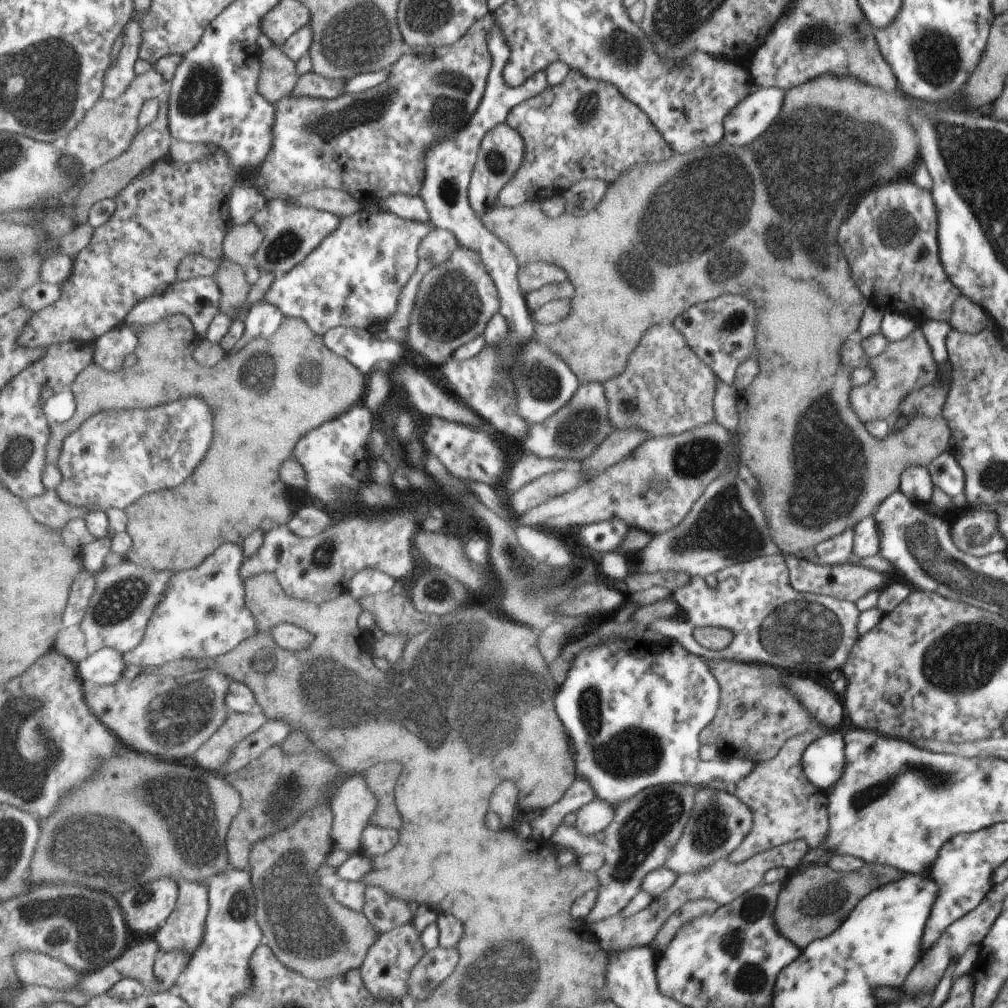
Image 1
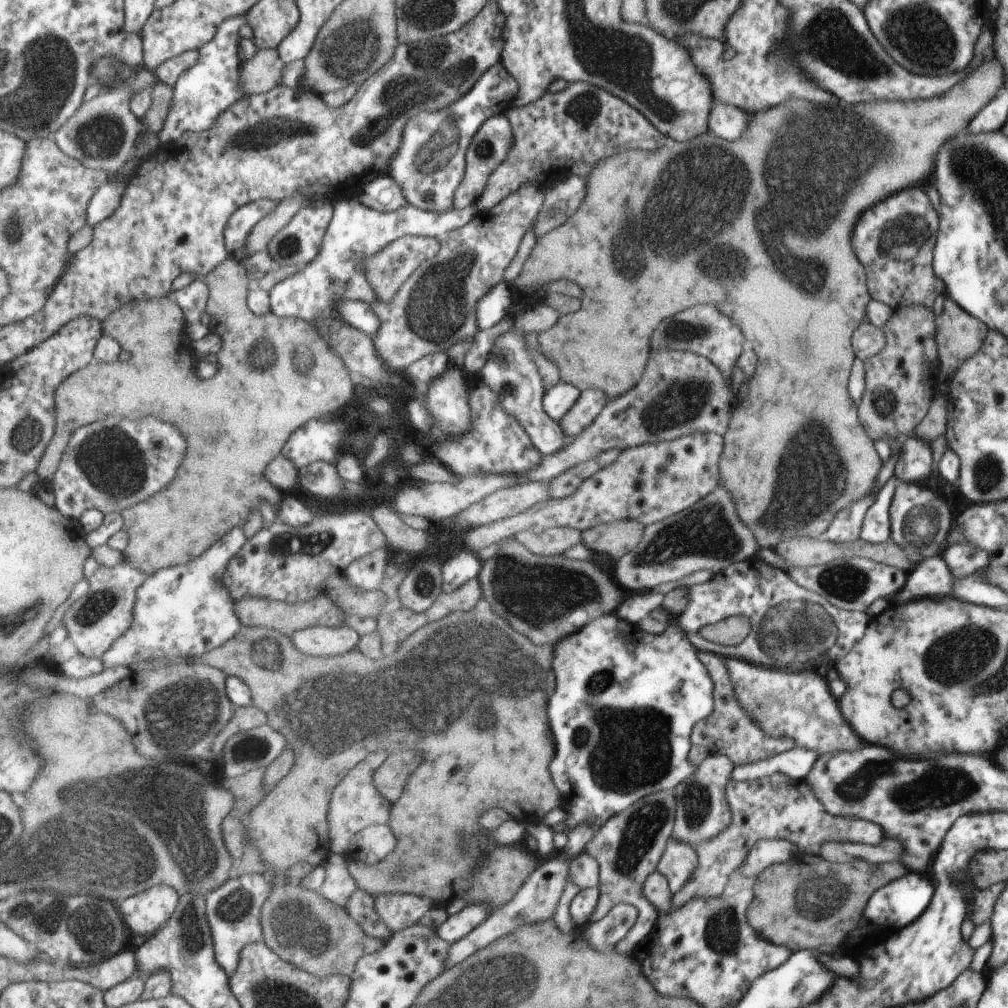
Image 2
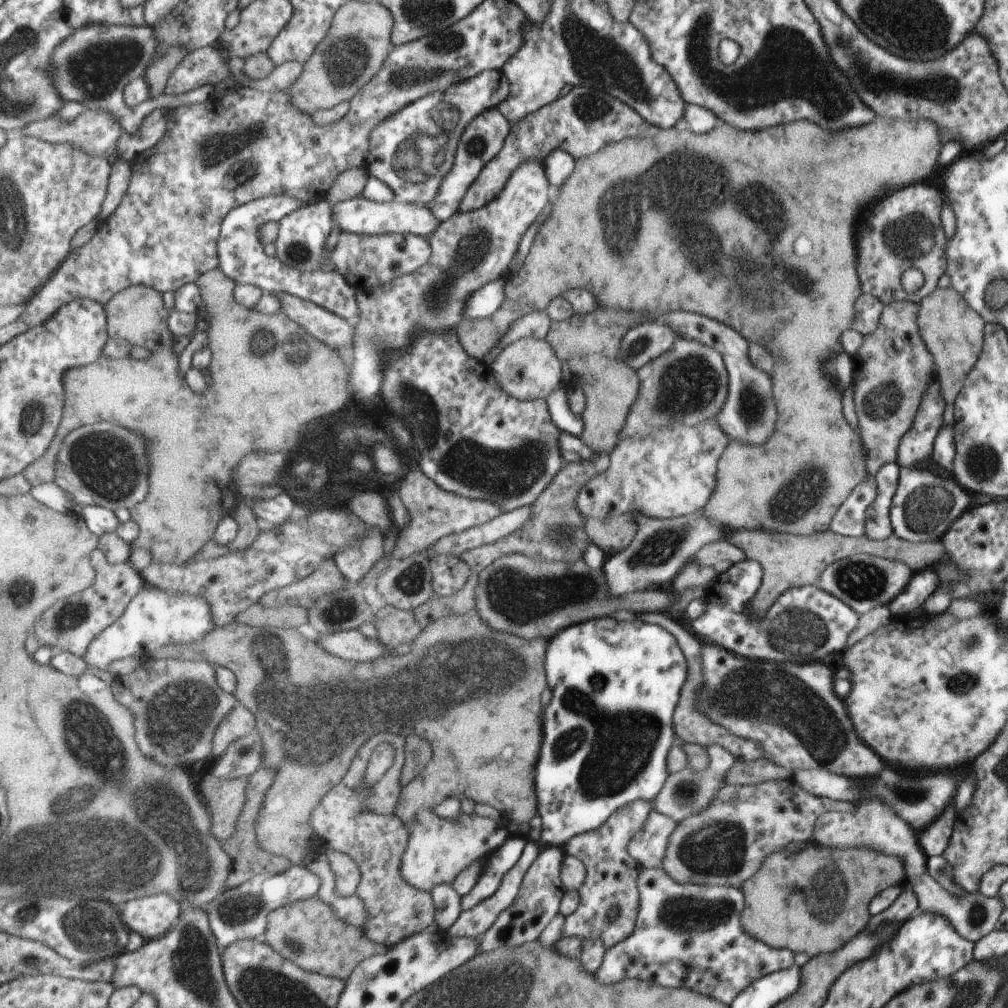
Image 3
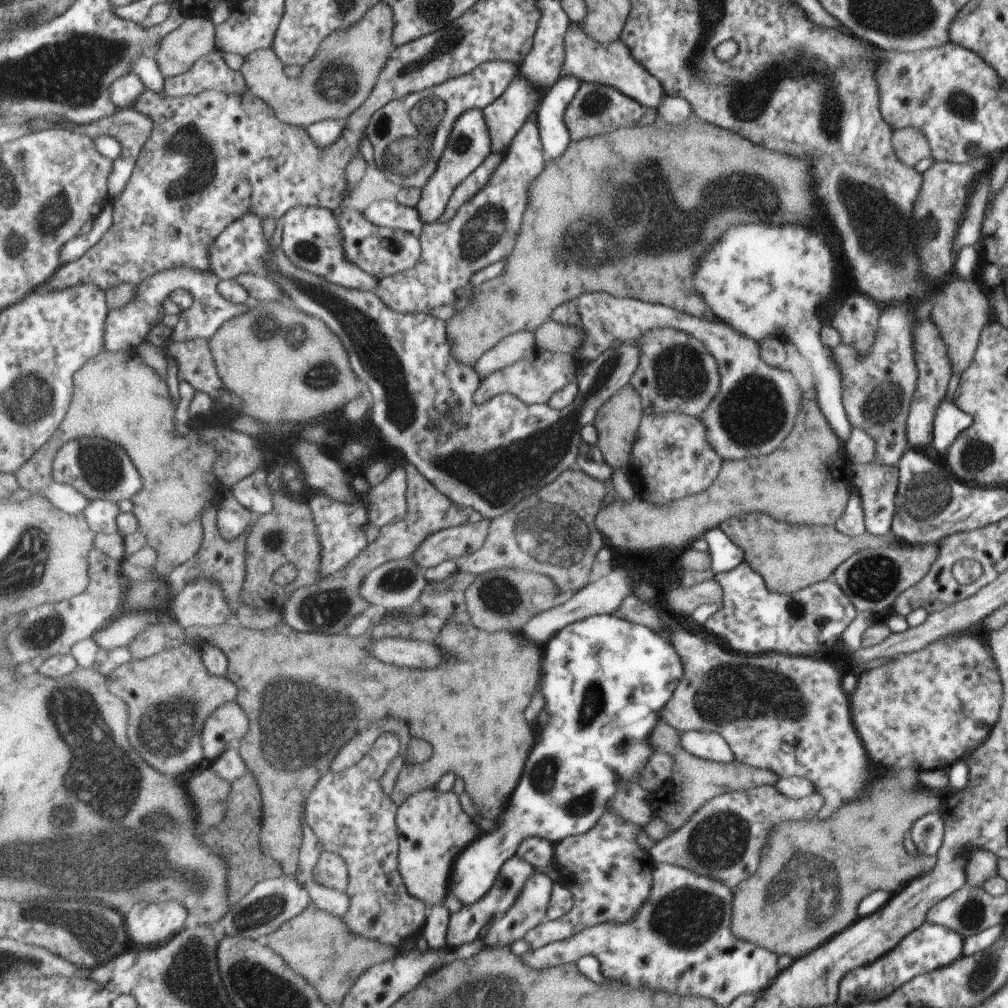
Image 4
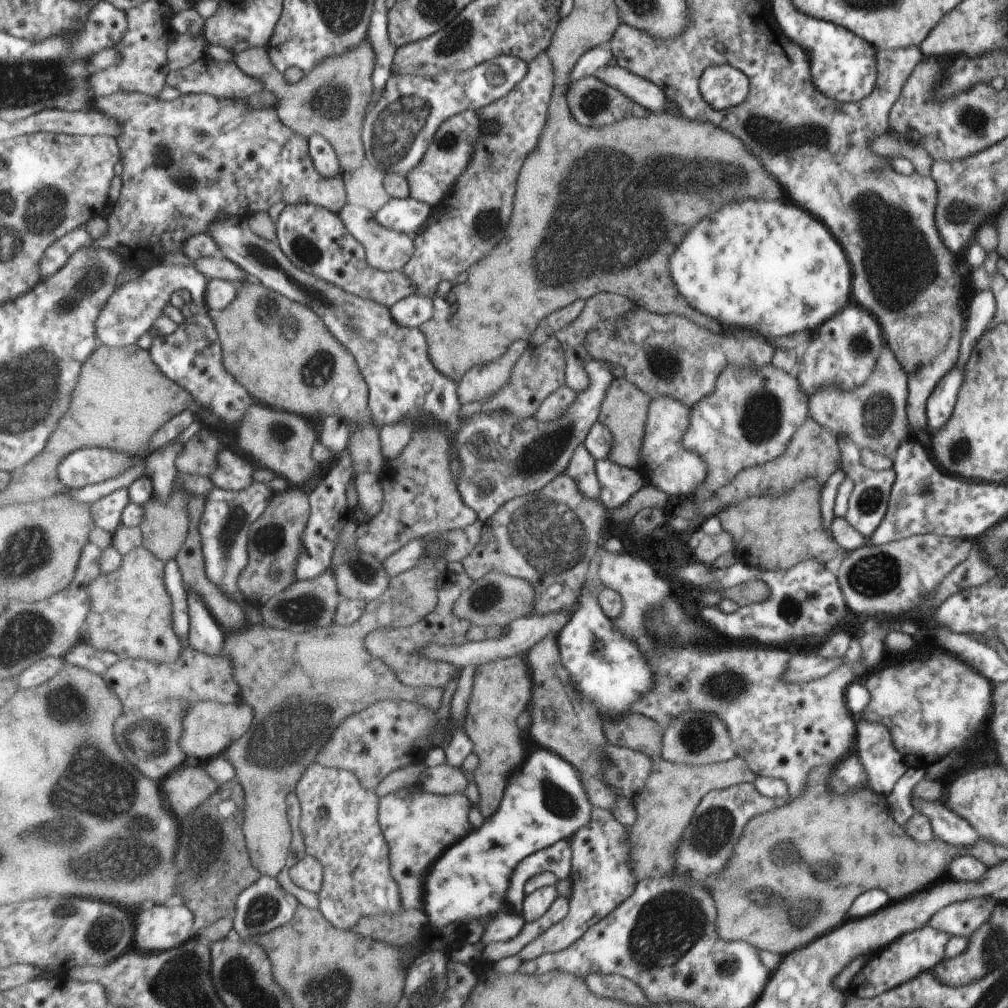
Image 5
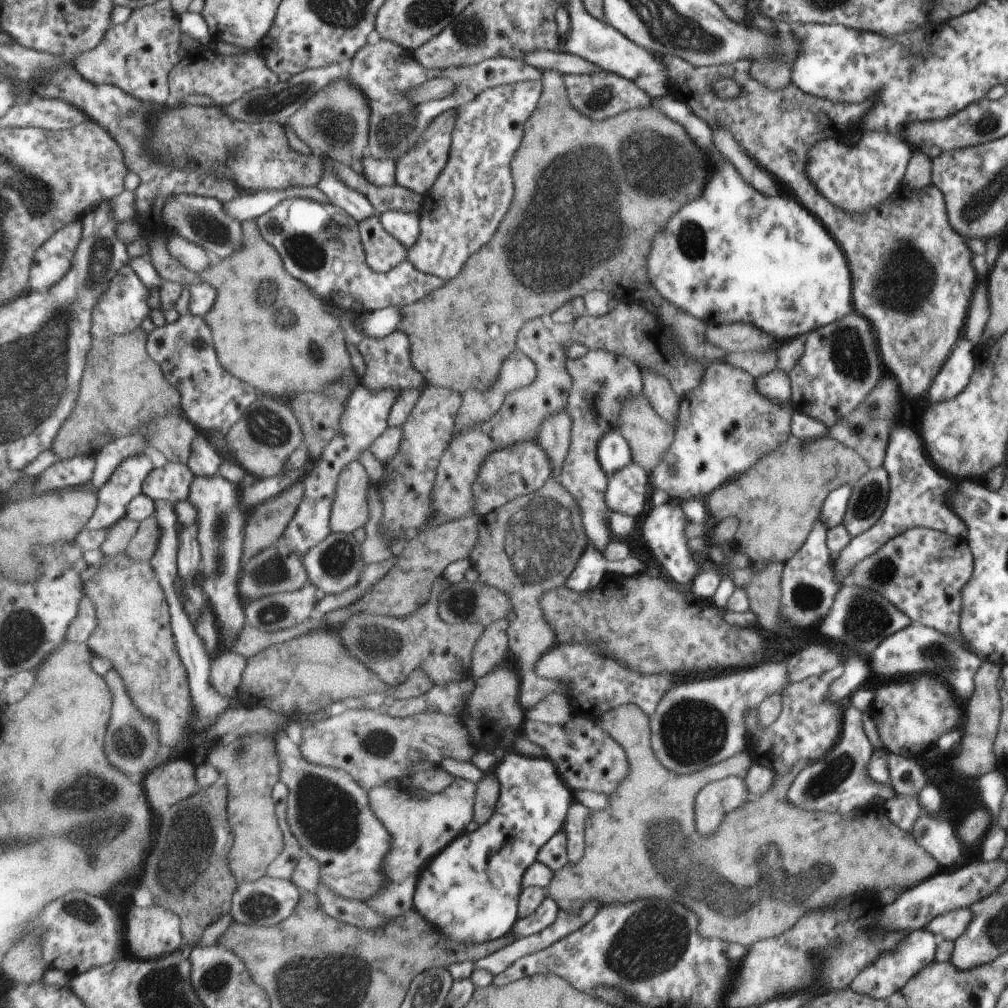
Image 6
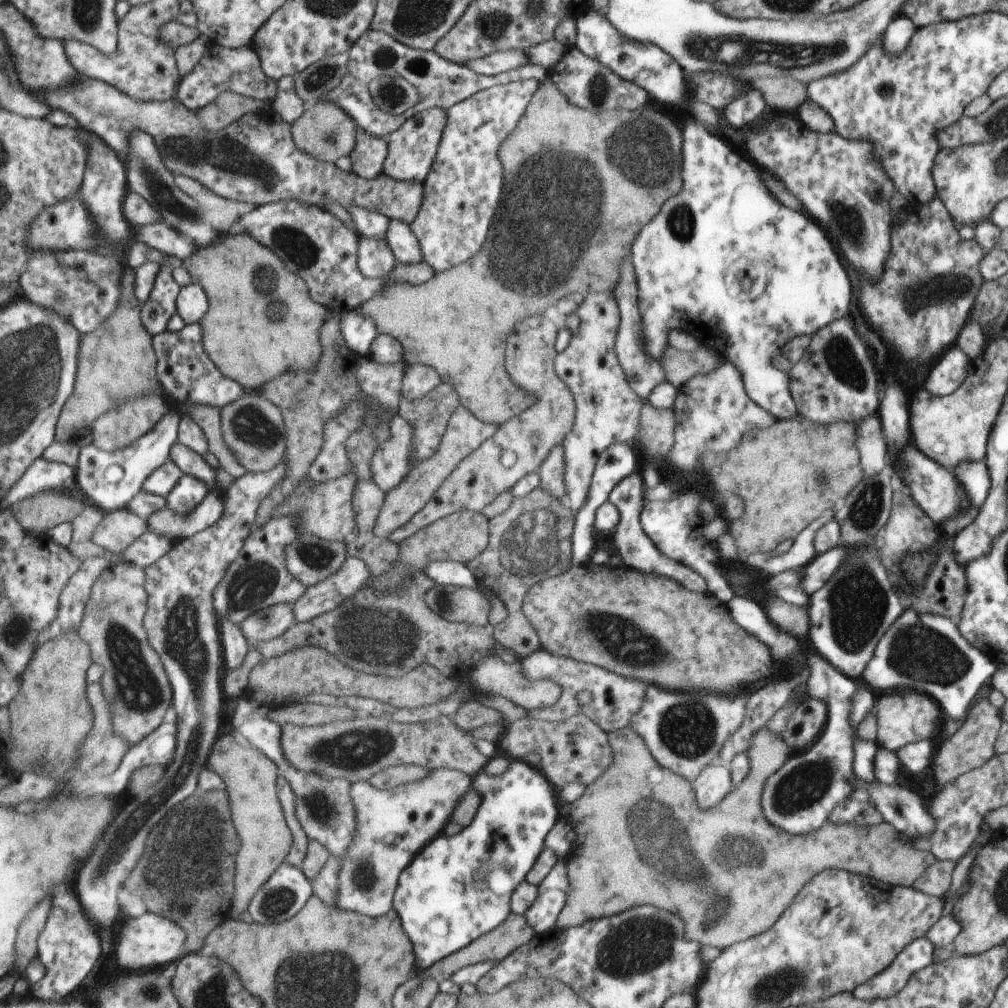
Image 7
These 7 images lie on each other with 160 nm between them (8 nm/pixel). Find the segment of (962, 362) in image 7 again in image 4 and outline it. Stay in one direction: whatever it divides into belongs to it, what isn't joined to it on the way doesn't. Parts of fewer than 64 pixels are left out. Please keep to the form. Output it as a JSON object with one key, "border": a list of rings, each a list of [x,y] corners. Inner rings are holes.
{"border":[[[940,400],[935,410],[935,422],[930,443],[940,456],[944,456],[947,447],[955,440],[956,434],[970,426],[972,418],[961,412],[951,401]]]}

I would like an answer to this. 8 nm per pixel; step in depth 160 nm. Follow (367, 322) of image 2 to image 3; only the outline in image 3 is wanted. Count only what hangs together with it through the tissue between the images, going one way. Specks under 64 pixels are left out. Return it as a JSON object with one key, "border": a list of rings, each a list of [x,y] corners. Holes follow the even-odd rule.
{"border":[[[267,196],[252,203],[245,204],[241,208],[235,208],[225,218],[225,224],[221,230],[221,244],[219,244],[219,256],[221,256],[221,268],[227,276],[231,276],[235,282],[241,285],[256,285],[264,293],[288,293],[304,300],[313,302],[357,327],[361,322],[361,308],[357,299],[357,288],[353,287],[336,270],[315,270],[308,272],[298,270],[283,264],[277,257],[269,257],[263,250],[261,242],[261,226],[267,222],[281,221],[299,208],[305,208],[309,204],[303,204],[301,200],[291,196]]]}

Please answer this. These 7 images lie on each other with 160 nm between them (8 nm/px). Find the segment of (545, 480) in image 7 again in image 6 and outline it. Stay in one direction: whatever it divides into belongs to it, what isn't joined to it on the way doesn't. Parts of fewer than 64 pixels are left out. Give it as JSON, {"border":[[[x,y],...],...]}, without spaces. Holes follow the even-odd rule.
{"border":[[[565,406],[563,412],[549,416],[539,430],[538,440],[545,448],[545,454],[549,454],[549,458],[553,462],[553,477],[562,475],[563,462],[565,462],[572,444],[572,428],[573,416],[571,416],[568,406]]]}

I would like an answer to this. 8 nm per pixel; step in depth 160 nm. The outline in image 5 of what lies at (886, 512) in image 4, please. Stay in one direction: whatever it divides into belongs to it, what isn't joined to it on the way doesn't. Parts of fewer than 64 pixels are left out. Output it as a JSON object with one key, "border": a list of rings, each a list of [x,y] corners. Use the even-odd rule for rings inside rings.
{"border":[[[833,434],[838,452],[840,453],[839,468],[842,469],[847,479],[851,479],[853,486],[850,492],[846,513],[843,518],[862,537],[875,532],[876,528],[883,522],[884,514],[887,512],[888,496],[891,494],[892,482],[895,480],[893,469],[876,471],[868,469],[860,463],[859,448],[851,442],[842,441],[839,435]]]}

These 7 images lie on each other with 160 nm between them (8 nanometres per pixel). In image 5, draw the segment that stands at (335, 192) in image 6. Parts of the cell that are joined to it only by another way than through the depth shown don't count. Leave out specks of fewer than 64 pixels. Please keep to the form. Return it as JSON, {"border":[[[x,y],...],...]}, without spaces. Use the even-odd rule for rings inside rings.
{"border":[[[324,134],[321,136],[312,136],[309,138],[310,156],[313,159],[317,170],[327,179],[335,178],[343,173],[345,168],[336,152],[335,146],[328,140]]]}

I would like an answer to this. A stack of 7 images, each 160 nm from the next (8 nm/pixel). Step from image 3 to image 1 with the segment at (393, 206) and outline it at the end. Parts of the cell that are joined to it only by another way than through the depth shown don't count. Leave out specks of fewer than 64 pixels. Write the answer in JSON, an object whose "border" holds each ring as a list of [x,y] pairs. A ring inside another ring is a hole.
{"border":[[[366,207],[353,216],[341,220],[339,228],[307,260],[293,271],[275,280],[264,297],[269,304],[277,306],[285,317],[305,320],[316,335],[324,337],[338,327],[379,328],[387,324],[399,308],[399,296],[409,284],[419,266],[419,246],[423,238],[435,229],[429,224],[405,220],[390,211],[368,212]]]}

